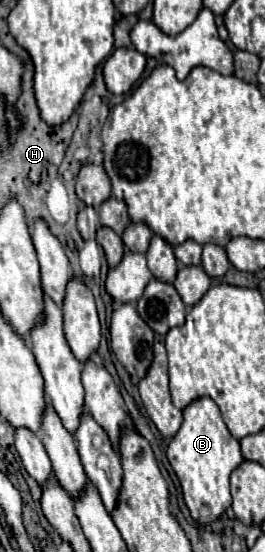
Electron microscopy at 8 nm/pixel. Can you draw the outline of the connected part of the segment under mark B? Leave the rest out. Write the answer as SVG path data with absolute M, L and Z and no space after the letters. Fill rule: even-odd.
M198 398L188 408L184 408L184 422L168 444L166 456L180 480L182 496L190 516L198 524L210 524L218 520L220 514L232 506L230 474L244 462L244 458L238 440L228 432L222 420L222 412L212 398Z

